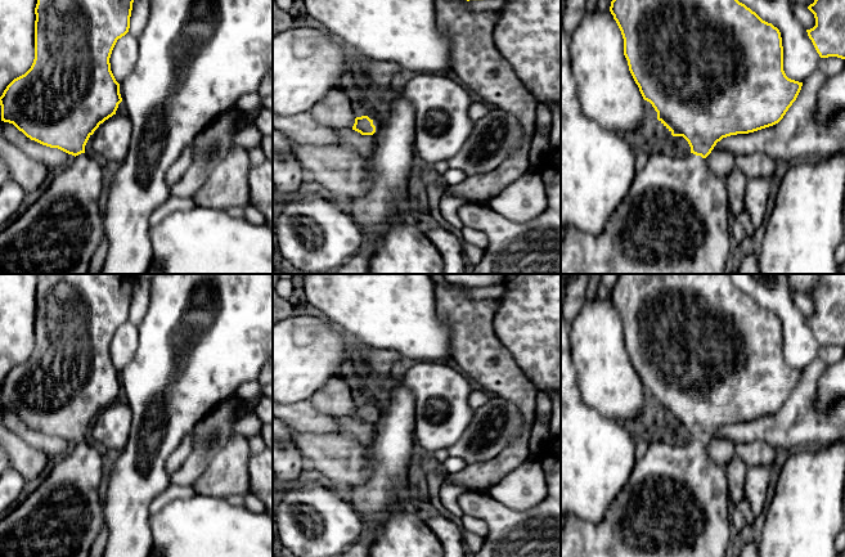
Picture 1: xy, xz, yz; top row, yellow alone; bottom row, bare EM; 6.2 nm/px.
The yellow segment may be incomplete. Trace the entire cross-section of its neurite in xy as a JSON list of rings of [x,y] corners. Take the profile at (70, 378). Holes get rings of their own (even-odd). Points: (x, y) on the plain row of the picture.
[[[36,274],[36,277],[35,347],[31,356],[24,363],[14,367],[0,385],[1,409],[13,412],[31,428],[50,436],[58,436],[72,443],[75,446],[72,450],[54,459],[44,475],[45,480],[42,484],[0,520],[0,557],[89,557],[90,548],[104,522],[104,506],[99,499],[98,489],[105,475],[108,458],[98,445],[85,441],[85,434],[99,413],[116,403],[118,392],[122,390],[120,372],[111,359],[109,346],[117,328],[129,320],[132,291],[138,277],[135,274]]]

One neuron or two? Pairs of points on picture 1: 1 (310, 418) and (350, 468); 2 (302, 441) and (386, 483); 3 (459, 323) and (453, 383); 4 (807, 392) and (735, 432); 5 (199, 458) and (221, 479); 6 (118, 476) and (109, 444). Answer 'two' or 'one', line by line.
1: one
2: two
3: two
4: one
5: two
6: two

